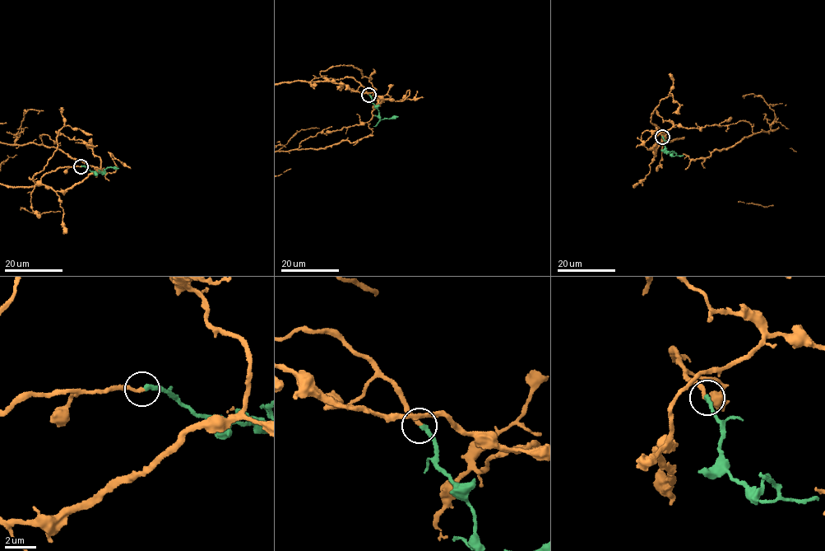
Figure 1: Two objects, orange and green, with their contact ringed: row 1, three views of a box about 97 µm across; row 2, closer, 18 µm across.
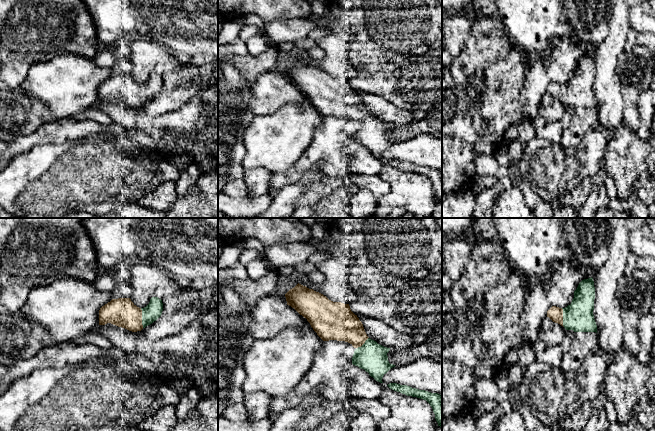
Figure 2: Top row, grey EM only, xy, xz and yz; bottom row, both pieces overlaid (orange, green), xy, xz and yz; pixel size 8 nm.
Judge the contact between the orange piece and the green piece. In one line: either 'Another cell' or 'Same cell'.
Same cell

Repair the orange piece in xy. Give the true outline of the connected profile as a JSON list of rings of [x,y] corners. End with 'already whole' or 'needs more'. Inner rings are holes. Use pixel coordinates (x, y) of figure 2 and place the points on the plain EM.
[[[152,73],[144,84],[137,83],[130,74],[112,75],[99,86],[99,101],[111,99],[132,108],[141,107],[162,90],[163,79]]]; needs more

